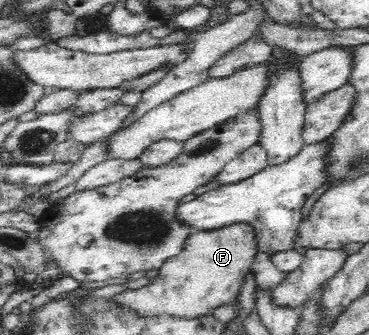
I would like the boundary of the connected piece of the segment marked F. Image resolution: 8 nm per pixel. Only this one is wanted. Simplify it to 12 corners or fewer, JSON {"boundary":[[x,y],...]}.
{"boundary":[[251,222],[190,233],[150,284],[116,294],[149,315],[195,317],[238,298]]}

